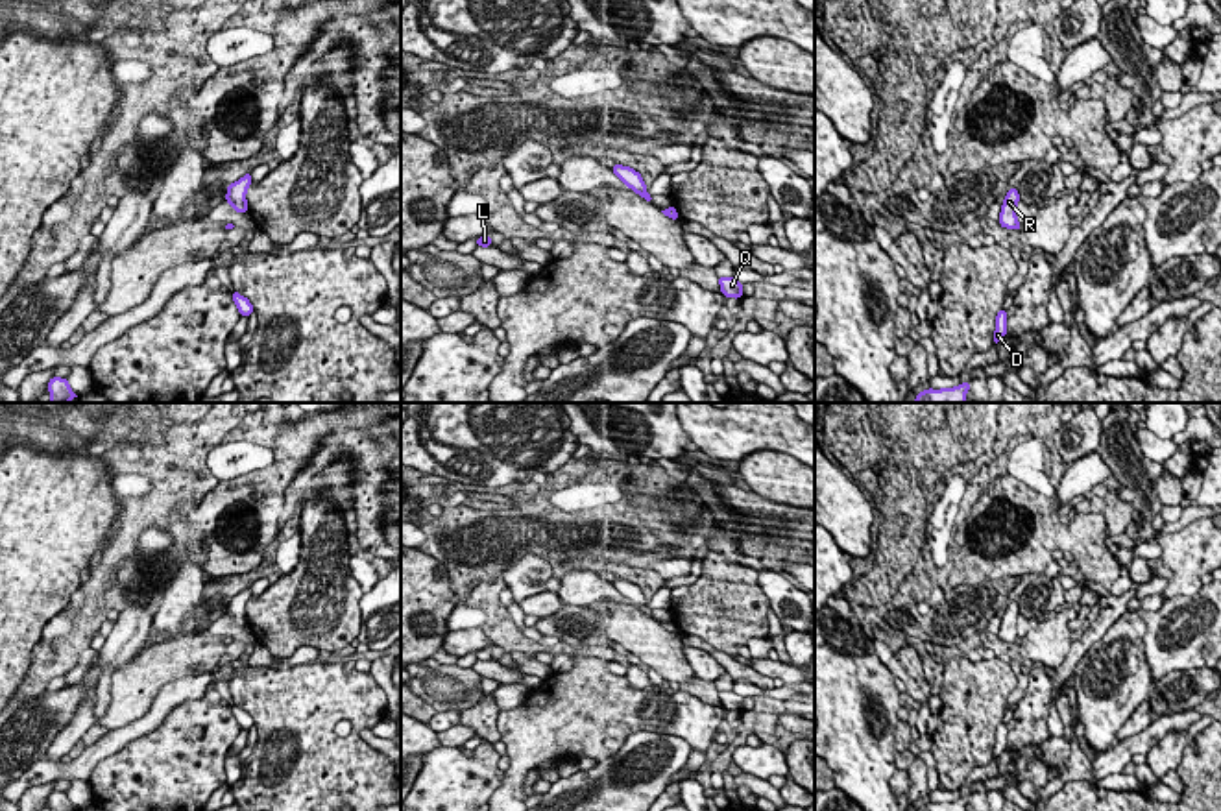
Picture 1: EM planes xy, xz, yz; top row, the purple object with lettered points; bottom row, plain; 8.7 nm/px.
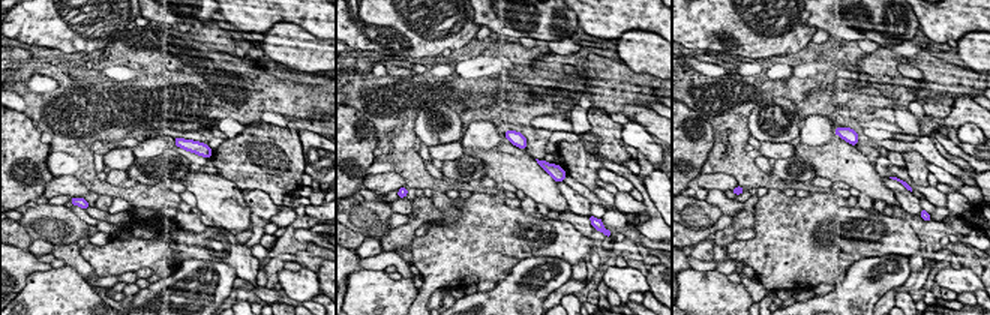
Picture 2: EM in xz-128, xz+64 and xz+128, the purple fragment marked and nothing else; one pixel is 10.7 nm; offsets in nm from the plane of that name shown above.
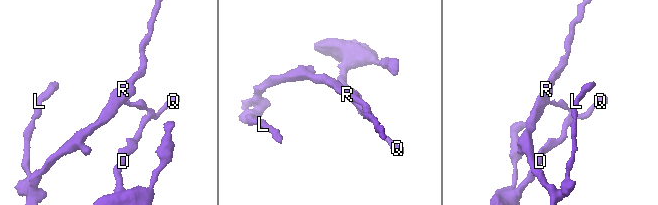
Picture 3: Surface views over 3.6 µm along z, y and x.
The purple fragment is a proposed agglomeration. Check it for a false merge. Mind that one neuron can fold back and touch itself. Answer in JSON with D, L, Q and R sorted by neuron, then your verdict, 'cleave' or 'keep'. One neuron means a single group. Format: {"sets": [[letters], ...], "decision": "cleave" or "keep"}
{"sets": [["D", "Q"], ["L", "R"]], "decision": "cleave"}

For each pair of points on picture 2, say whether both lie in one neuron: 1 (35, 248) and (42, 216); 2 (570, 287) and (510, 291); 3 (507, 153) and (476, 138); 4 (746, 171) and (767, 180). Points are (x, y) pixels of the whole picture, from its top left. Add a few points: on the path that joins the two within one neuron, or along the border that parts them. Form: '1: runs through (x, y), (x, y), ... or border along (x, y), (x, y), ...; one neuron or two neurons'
1: border along (33, 239), (42, 239), (53, 245); two neurons
2: border along (570, 278), (545, 299); two neurons
3: border along (504, 137), (488, 149), (465, 149); two neurons
4: runs through (750, 176), (762, 180); one neuron

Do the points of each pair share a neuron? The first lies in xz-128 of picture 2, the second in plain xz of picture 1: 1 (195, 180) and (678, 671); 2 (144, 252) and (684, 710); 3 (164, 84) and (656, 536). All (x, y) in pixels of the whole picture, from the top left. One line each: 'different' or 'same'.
1: same
2: same
3: same

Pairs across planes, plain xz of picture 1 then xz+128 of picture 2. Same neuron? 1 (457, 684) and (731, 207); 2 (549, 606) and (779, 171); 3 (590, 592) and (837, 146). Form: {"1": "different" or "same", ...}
{"1": "different", "2": "different", "3": "different"}

